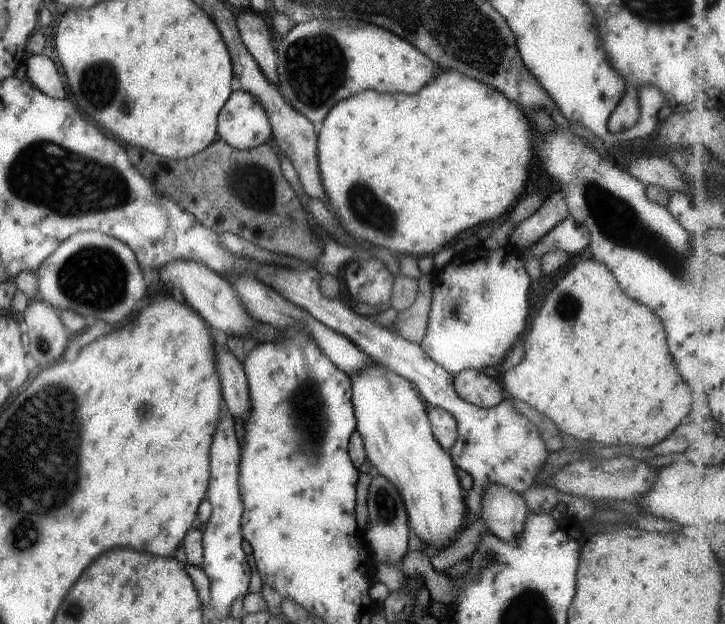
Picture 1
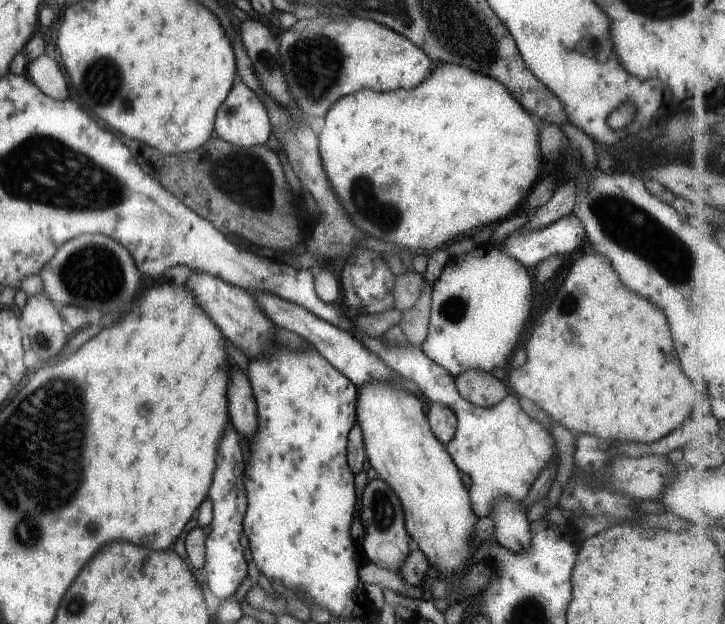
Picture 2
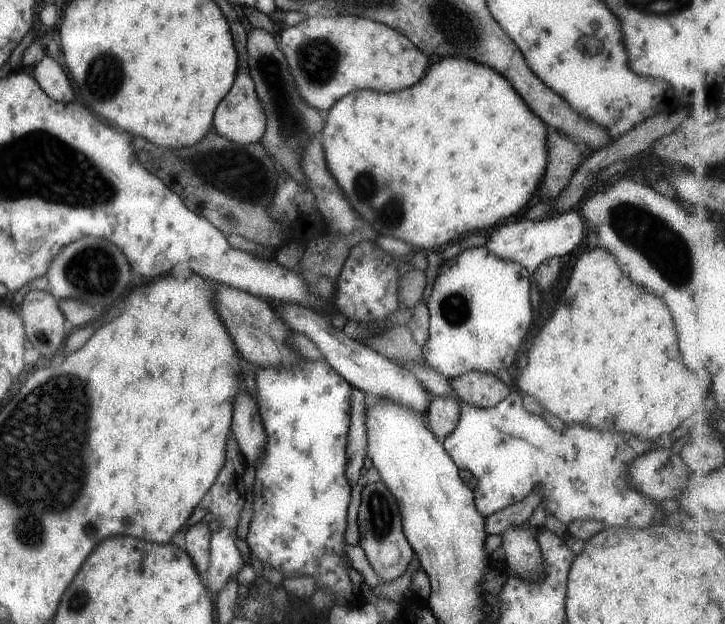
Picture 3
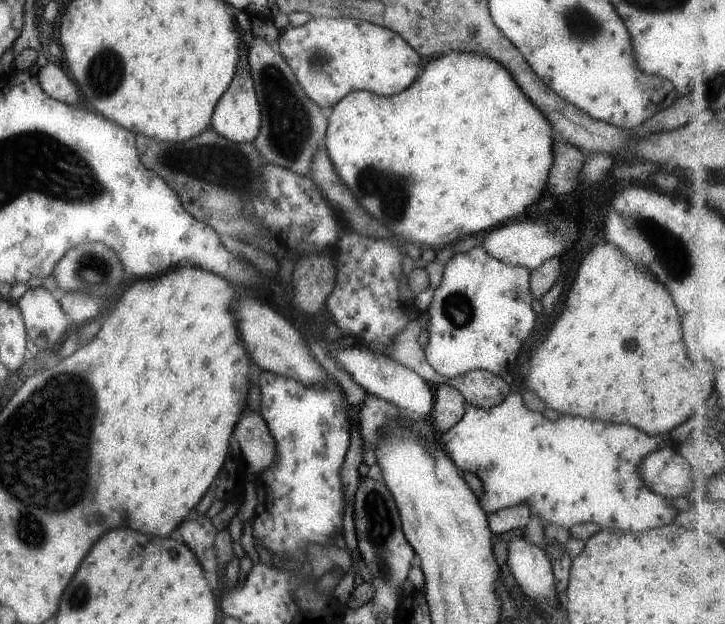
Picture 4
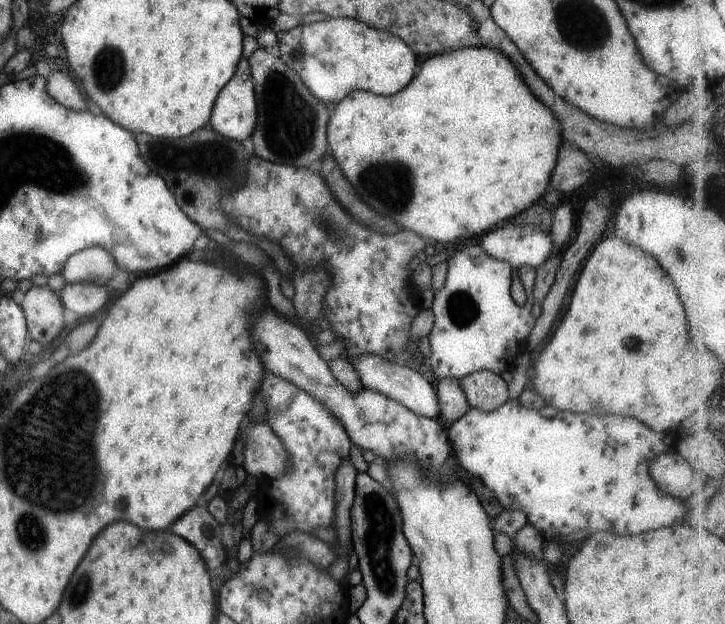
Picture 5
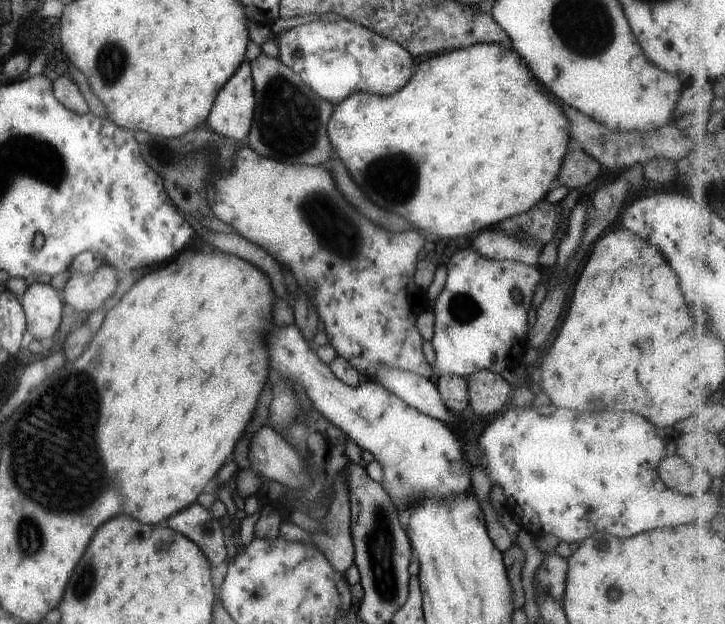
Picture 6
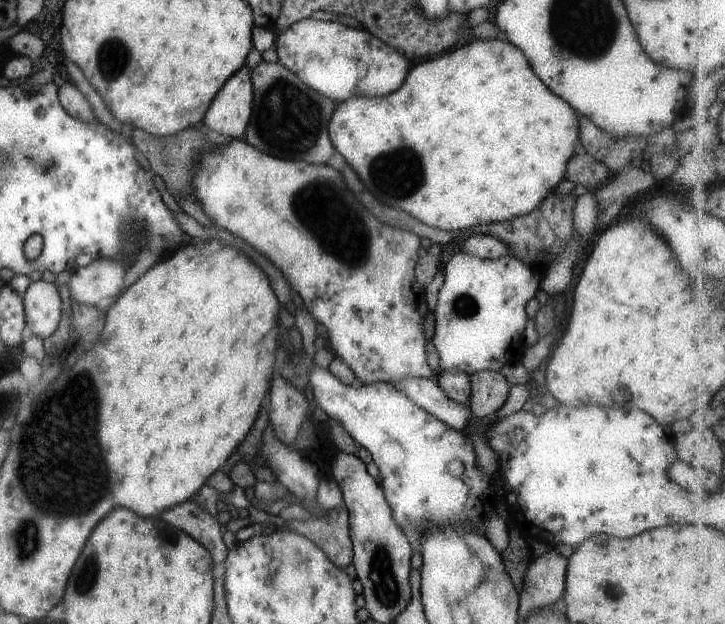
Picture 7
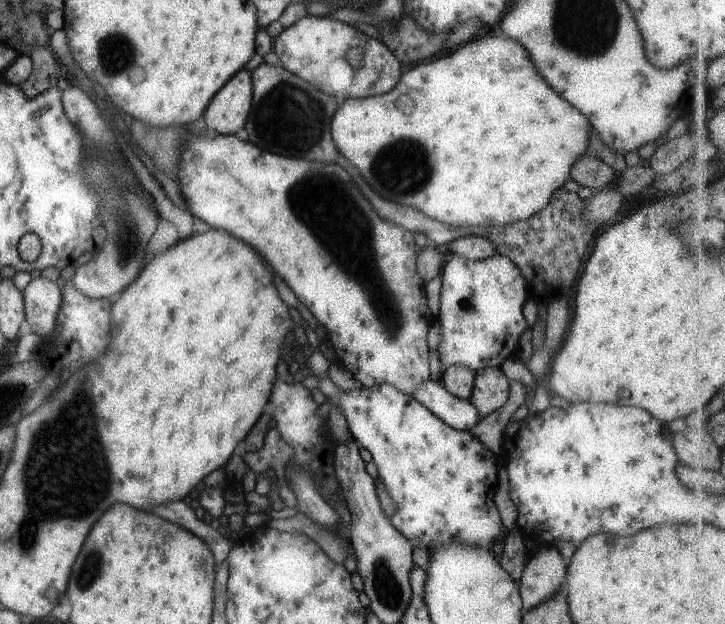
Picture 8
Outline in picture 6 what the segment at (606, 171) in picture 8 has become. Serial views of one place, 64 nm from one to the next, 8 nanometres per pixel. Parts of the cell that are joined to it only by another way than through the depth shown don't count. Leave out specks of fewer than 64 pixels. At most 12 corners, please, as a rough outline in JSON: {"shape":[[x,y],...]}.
{"shape":[[573,144],[560,167],[556,186],[584,187],[602,166]]}

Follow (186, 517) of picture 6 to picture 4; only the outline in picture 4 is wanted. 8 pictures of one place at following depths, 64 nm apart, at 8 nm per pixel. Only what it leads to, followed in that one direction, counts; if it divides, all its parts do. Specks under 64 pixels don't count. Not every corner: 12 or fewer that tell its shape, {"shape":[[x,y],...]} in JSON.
{"shape":[[195,513],[178,532],[206,572],[219,570],[220,531],[206,513]]}

